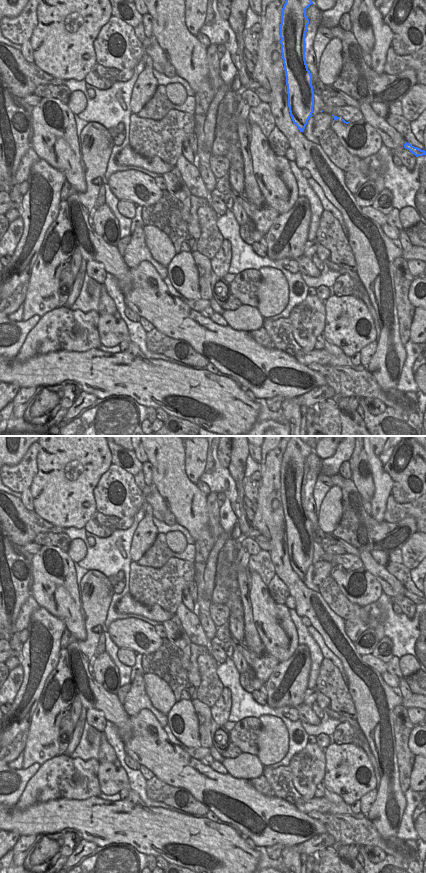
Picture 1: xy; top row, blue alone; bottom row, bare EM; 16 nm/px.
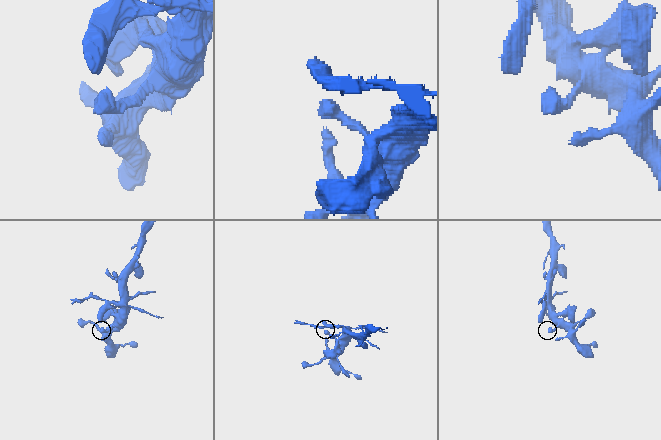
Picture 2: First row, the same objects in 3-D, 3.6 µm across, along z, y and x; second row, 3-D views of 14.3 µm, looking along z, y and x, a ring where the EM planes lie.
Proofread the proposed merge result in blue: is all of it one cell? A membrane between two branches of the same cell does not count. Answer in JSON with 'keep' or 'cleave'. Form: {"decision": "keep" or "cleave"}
{"decision": "cleave"}

